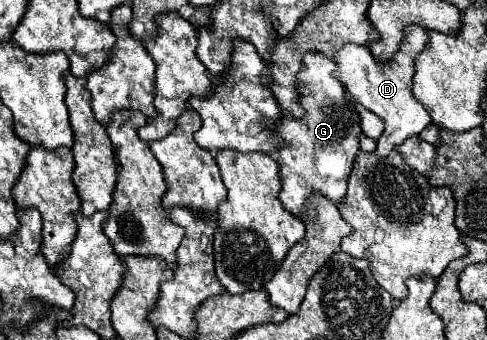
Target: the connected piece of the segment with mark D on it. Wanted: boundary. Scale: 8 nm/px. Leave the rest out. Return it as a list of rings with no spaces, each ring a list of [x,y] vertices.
[[[406,26],[400,50],[394,54],[394,58],[390,62],[376,60],[370,54],[370,50],[366,46],[360,46],[360,44],[344,44],[334,54],[334,62],[336,62],[336,74],[334,76],[340,78],[344,88],[364,108],[368,108],[370,112],[374,112],[376,116],[380,116],[384,120],[384,132],[376,140],[378,142],[376,154],[380,154],[380,156],[388,156],[396,144],[404,142],[410,136],[420,134],[432,122],[432,118],[428,118],[428,114],[424,112],[424,108],[420,106],[420,102],[412,94],[414,58],[416,58],[416,54],[420,54],[420,50],[424,50],[426,42],[428,42],[428,36],[426,36],[424,28]]]

